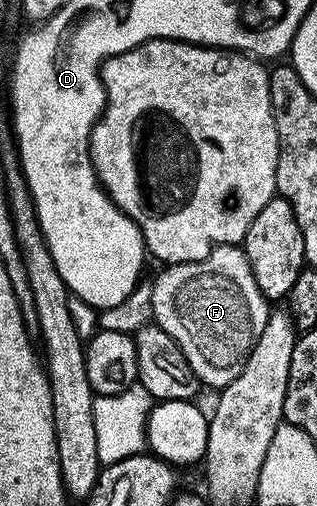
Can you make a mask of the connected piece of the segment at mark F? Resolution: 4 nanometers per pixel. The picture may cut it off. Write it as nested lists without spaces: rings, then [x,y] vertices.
[[[222,243],[203,261],[171,263],[161,270],[152,280],[152,322],[183,349],[198,382],[220,391],[240,375],[271,312],[270,300],[255,285],[245,248]]]

